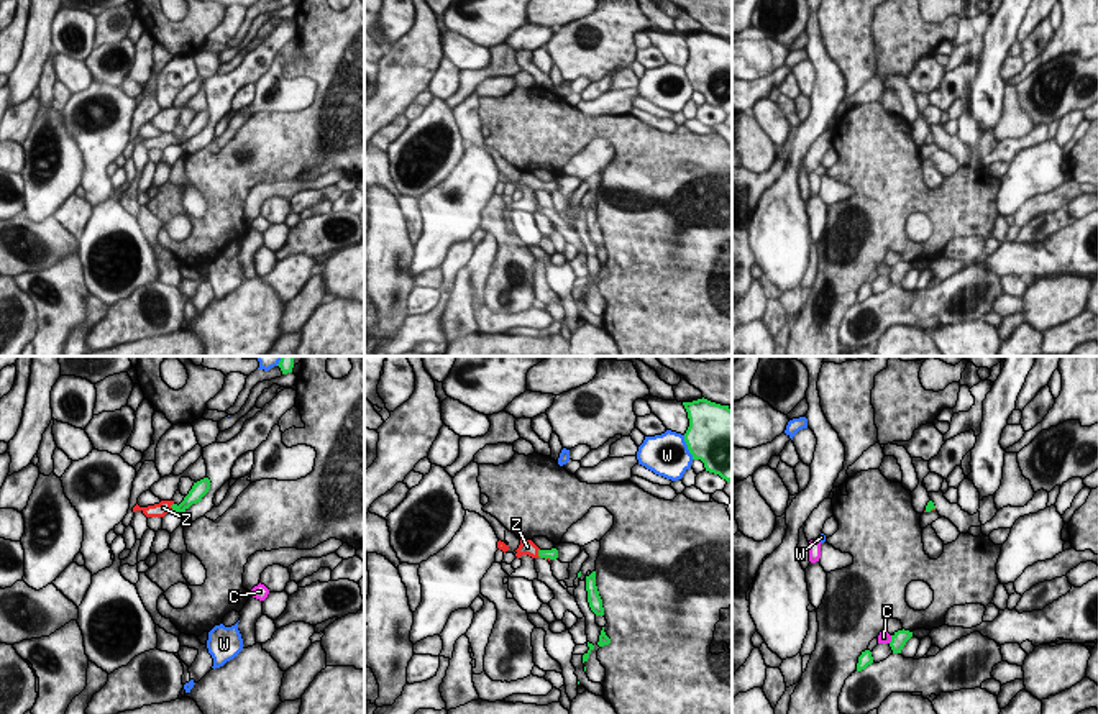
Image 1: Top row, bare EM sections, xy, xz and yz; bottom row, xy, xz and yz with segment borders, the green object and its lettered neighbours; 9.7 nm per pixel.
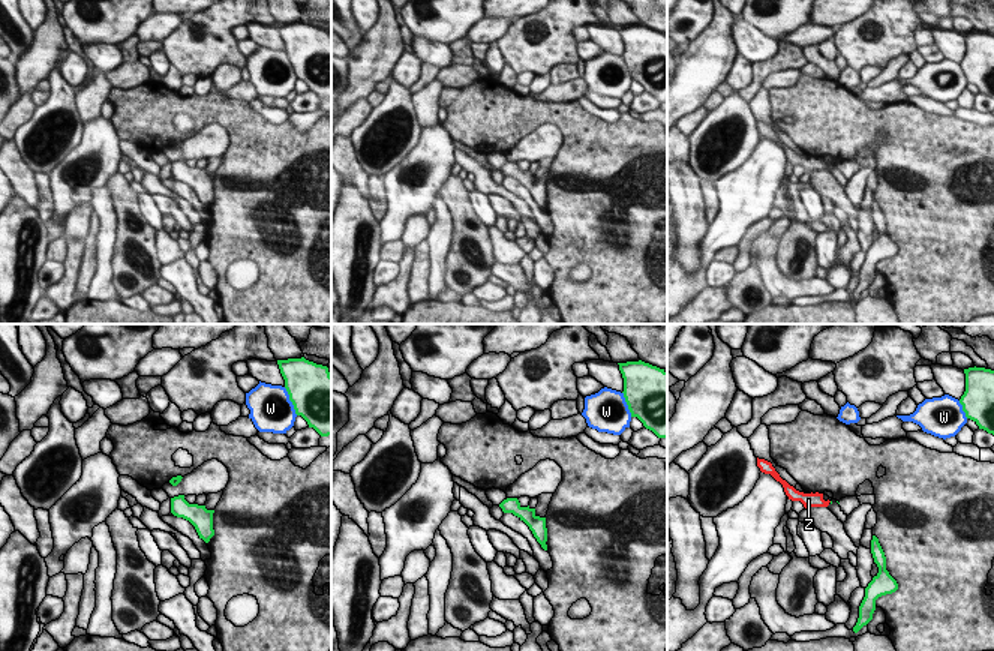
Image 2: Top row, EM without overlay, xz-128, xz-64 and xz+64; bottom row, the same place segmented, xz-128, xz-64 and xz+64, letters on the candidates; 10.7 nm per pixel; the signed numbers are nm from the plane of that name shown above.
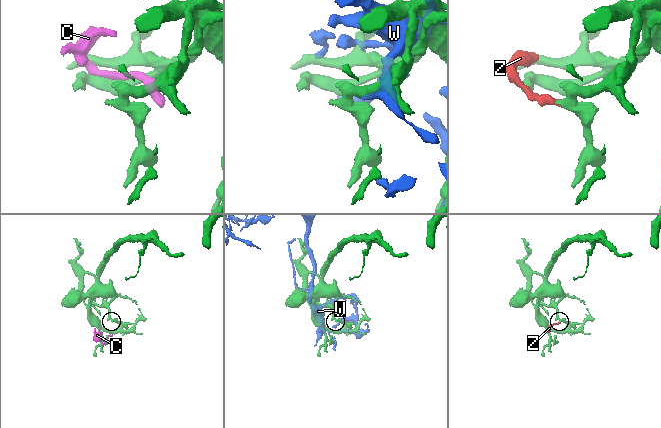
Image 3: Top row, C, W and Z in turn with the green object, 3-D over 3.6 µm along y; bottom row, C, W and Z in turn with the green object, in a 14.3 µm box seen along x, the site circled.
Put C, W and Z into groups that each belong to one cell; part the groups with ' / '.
C / W / Z

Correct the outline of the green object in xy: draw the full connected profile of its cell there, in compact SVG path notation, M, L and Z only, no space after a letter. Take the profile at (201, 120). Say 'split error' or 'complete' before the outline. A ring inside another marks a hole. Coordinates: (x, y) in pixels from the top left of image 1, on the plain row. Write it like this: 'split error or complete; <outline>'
split error; M208 110L194 115L192 121L179 138L174 133L161 133L159 136L148 138L148 140L140 140L136 136L133 140L133 144L141 143L146 149L164 149L166 146L177 146L177 144L184 146L192 136L202 133L202 130L208 125L210 117L212 115Z

